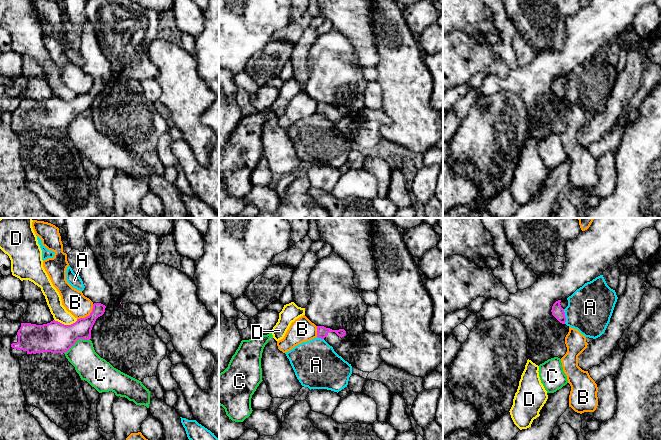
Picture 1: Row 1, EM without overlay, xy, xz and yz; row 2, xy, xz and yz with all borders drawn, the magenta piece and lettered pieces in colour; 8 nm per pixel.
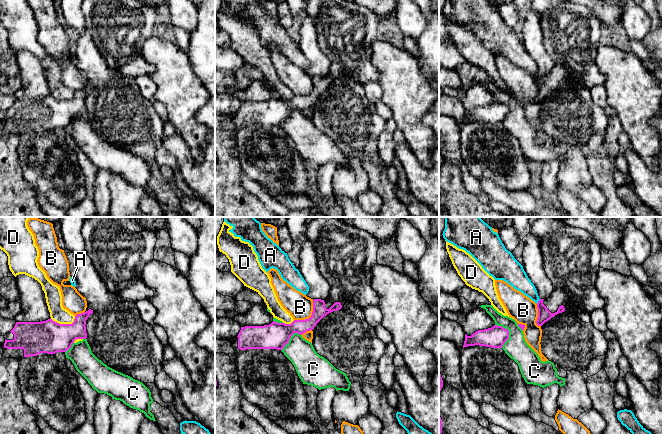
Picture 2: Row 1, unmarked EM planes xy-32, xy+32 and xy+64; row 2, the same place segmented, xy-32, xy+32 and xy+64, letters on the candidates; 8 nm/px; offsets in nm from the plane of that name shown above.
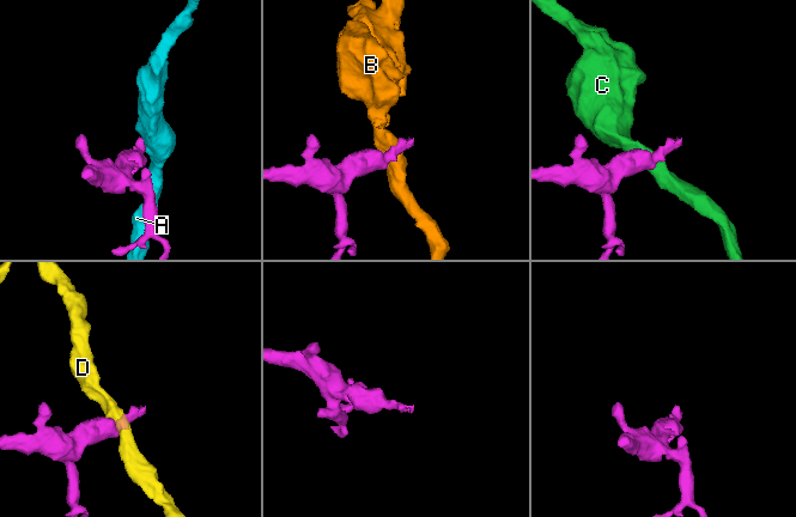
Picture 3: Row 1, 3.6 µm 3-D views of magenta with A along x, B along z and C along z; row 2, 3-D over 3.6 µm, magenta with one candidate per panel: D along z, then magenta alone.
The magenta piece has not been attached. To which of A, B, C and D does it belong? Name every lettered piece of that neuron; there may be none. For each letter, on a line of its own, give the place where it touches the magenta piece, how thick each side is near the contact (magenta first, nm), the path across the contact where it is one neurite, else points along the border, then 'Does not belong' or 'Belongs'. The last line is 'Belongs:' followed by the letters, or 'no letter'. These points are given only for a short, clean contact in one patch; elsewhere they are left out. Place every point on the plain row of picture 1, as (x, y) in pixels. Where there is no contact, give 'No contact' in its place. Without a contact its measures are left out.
A: Touches magenta at yz (564, 92). Thickness 100 nm (magenta) against 360 nm. Boundary: yz (563, 85), (565, 99). Does not belong
B: Touches magenta at xy (89, 91). Thickness 180 nm (magenta) against 180 nm. Boundary: xy (93, 80), (92, 87), (88, 91), (77, 95). Does not belong
C: Touches magenta at xy (76, 116). Thickness 260 nm (magenta) against 220 nm. Boundary: xy (89, 114), (78, 115), (64, 129). Does not belong
D: Touches magenta at xy (66, 101). Thickness 260 nm (magenta) against 120 nm. Boundary: xy (54, 95), (64, 100), (72, 100), (77, 96). Does not belong
Belongs: no letter

